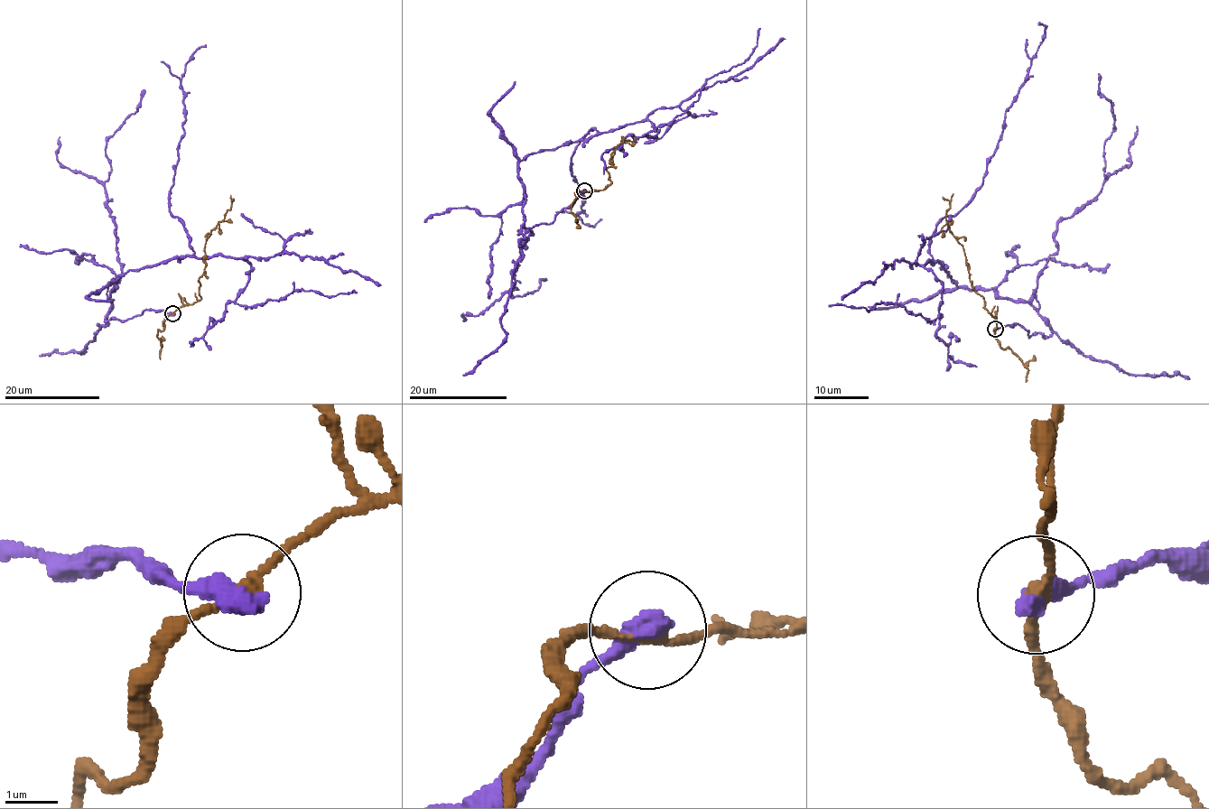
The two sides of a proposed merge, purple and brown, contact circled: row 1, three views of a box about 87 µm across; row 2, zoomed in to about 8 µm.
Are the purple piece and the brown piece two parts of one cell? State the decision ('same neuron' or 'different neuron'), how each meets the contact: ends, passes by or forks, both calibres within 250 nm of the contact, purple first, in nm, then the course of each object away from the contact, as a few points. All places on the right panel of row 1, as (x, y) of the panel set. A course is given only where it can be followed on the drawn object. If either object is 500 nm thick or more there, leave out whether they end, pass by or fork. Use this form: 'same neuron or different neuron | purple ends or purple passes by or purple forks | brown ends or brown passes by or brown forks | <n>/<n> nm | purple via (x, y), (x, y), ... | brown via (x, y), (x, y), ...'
different neuron | purple ends | brown passes by | 480/190 nm | purple via (995, 329), (1052, 333), (939, 262), (930, 321), (829, 306) | brown via (995, 329), (996, 320), (985, 308), (985, 301), (974, 290), (963, 247), (946, 219), (953, 193)

